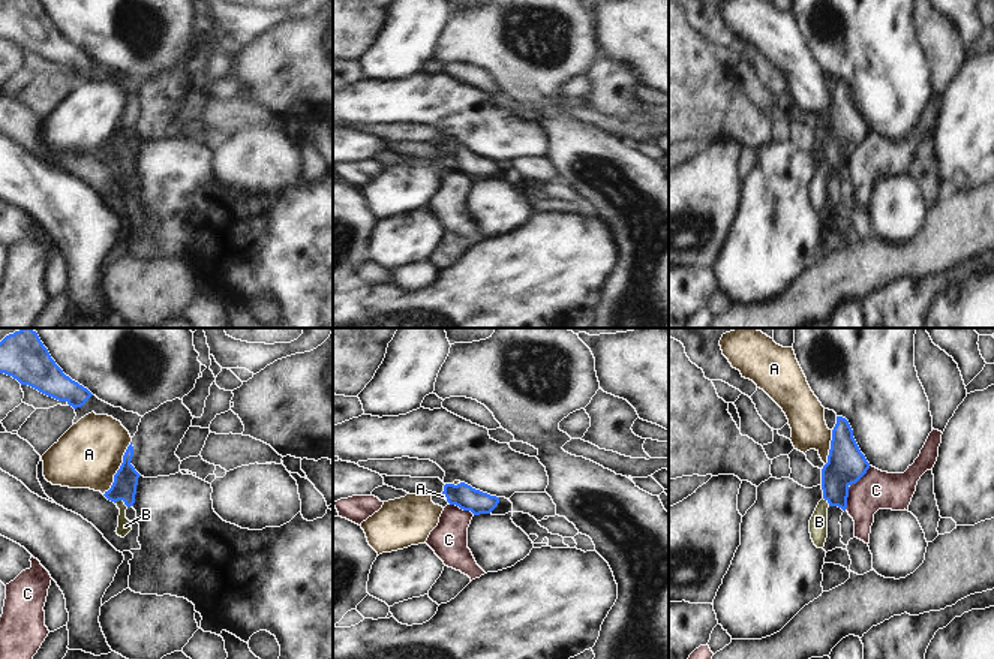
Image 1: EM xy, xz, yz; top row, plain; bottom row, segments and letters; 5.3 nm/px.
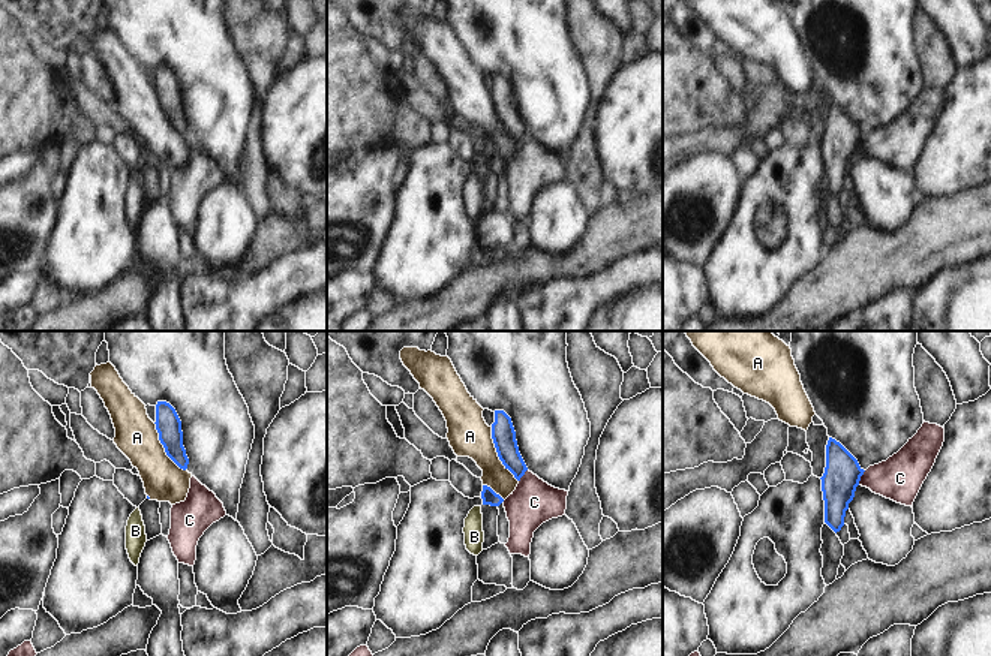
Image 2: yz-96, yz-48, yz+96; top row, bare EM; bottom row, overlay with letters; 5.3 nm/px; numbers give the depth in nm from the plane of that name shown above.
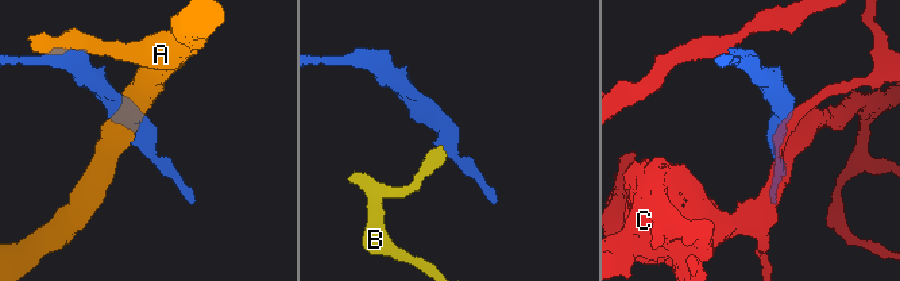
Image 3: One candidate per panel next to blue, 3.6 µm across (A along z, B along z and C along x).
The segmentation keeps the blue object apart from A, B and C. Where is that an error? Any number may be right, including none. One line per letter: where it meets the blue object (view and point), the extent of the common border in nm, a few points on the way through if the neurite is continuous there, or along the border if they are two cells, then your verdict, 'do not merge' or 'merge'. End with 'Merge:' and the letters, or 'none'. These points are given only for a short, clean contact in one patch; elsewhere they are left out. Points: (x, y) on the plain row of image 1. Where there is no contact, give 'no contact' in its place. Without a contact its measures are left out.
A: contact xy (120, 132); length 320 nm; do not merge
B: contact xy (122, 164); length 80 nm; way xy (125, 147), (122, 164), (122, 184), (125, 190); merge
C: contact yz (849, 152); length 280 nm; do not merge
Merge: B

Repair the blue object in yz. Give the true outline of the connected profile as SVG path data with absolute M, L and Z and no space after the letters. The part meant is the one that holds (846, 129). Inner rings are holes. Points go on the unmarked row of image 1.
M837 81L828 127L822 133L823 163L810 184L811 204L817 213L823 213L828 202L828 172L838 171L846 175L850 150L868 133L870 127L861 117L849 85Z

